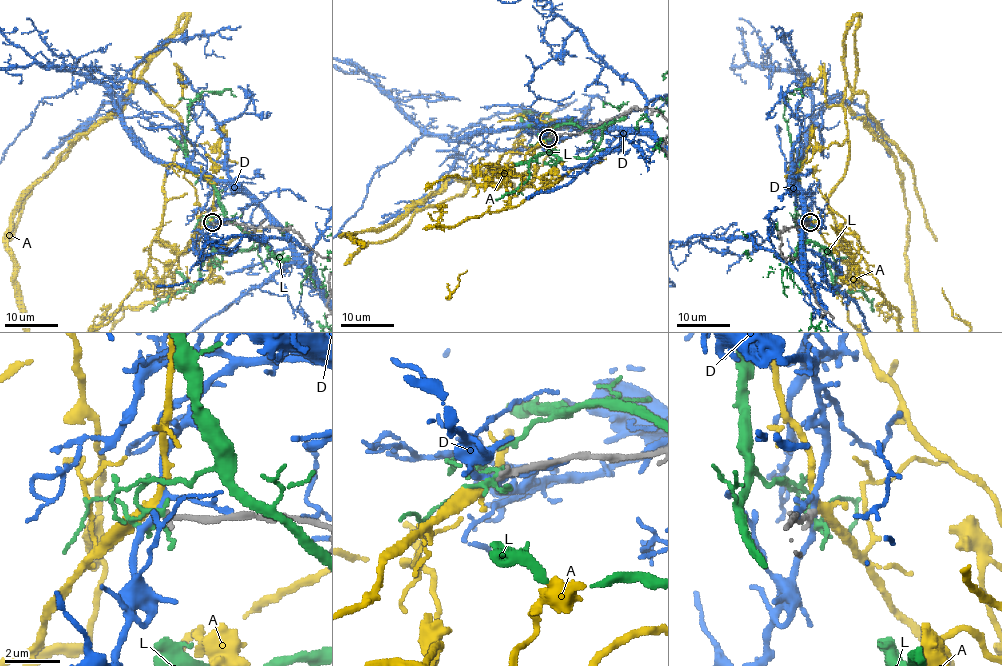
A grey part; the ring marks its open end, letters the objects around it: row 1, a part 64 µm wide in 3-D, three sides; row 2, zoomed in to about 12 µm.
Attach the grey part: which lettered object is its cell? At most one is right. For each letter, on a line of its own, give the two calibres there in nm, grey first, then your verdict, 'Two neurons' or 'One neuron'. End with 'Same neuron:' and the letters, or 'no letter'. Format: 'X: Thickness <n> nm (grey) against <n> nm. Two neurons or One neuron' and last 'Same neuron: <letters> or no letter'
A: Thickness 260 nm (grey) against 240 nm. One neuron
D: Thickness 280 nm (grey) against 180 nm. Two neurons
L: Thickness 280 nm (grey) against 140 nm. Two neurons
Same neuron: A

